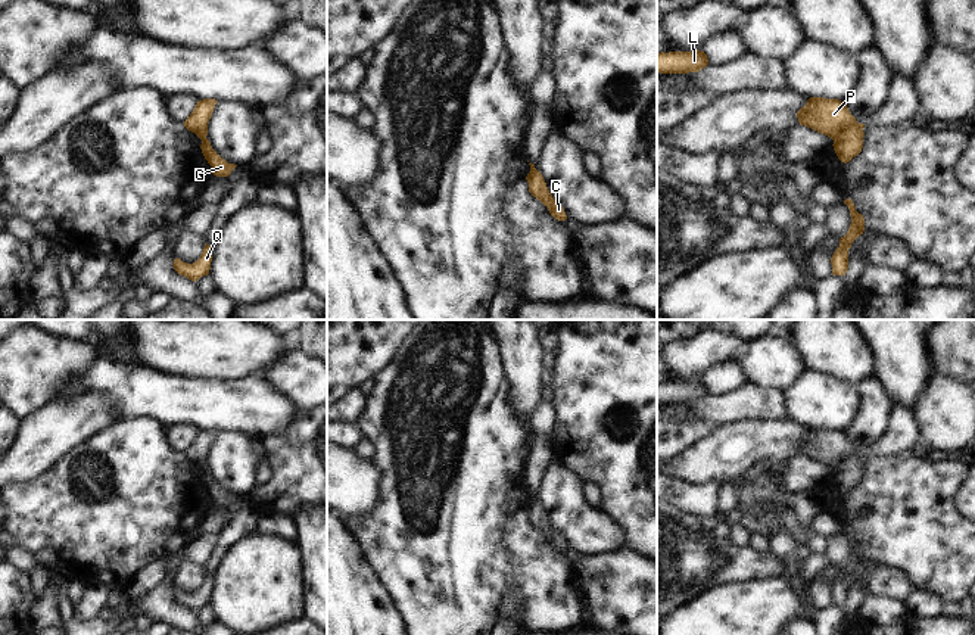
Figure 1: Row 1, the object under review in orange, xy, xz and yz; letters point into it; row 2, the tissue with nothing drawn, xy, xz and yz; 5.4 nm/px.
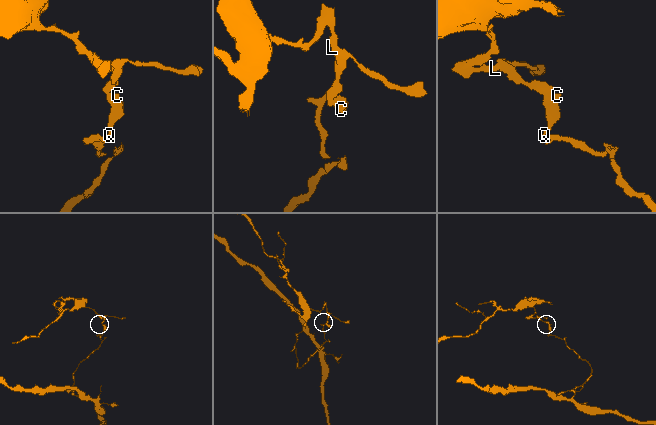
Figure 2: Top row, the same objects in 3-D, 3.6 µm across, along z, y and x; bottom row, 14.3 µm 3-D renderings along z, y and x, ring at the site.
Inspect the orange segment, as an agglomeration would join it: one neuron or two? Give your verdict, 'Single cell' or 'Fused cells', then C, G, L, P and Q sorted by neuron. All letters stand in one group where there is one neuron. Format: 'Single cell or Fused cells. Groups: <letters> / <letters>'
Fused cells. Groups: C G Q / L P

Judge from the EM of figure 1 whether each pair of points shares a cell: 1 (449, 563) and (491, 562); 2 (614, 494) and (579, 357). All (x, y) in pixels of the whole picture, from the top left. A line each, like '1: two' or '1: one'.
1: one
2: one

